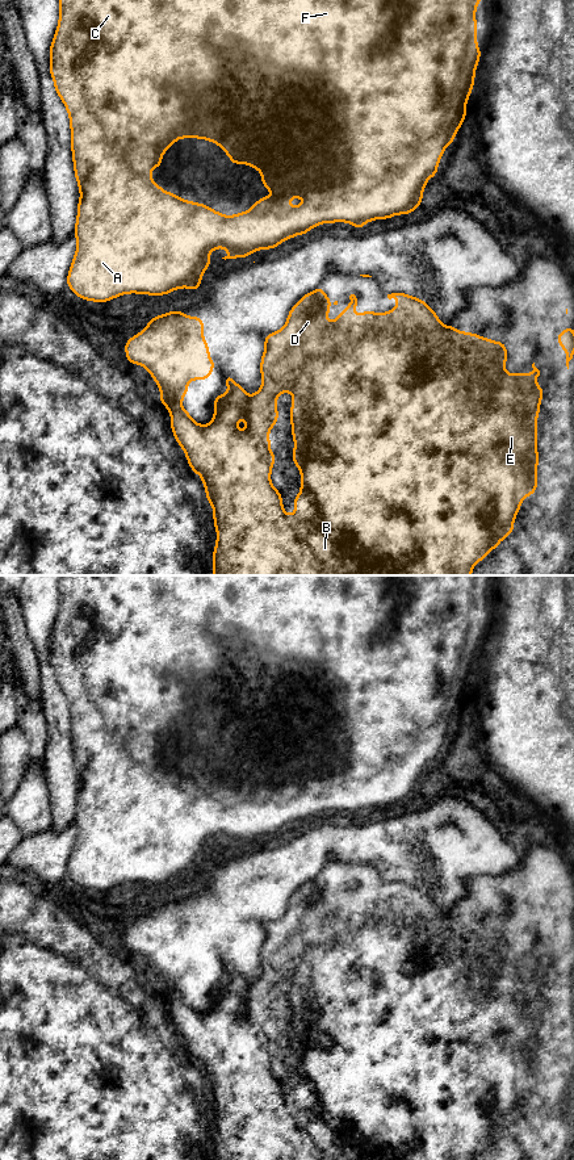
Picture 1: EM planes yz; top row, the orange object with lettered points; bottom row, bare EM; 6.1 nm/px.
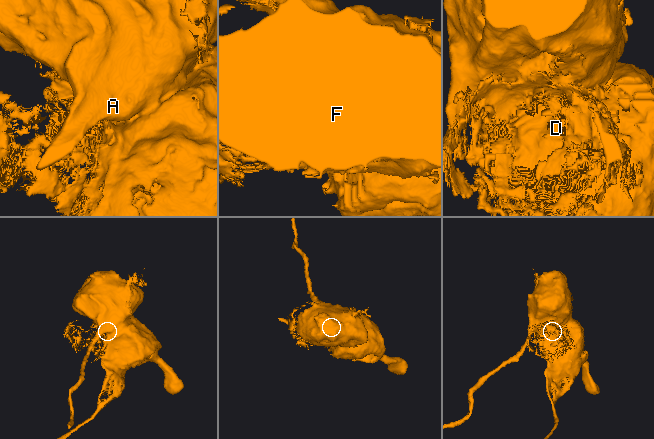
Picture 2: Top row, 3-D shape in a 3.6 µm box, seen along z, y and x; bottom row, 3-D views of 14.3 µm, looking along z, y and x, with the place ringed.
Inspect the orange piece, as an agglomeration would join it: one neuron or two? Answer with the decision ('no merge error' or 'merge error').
merge error

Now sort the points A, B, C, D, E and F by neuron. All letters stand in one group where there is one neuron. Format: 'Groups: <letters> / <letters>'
Groups: A C F / B D E

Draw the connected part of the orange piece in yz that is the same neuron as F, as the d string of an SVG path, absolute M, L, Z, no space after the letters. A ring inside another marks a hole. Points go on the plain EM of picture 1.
M59 575L59 611L50 635L50 663L54 669L55 679L62 687L68 703L71 715L71 738L75 766L80 778L80 790L77 792L77 807L74 824L77 828L77 837L67 863L67 875L75 884L87 889L108 891L118 884L127 881L163 884L179 876L200 879L200 870L206 857L214 851L208 842L219 836L227 837L227 843L222 847L247 846L261 837L269 839L282 832L285 828L299 822L309 822L310 817L324 811L349 811L356 817L373 808L387 808L397 803L411 803L423 787L423 778L430 766L437 763L437 753L445 736L456 729L456 719L462 715L466 705L466 688L469 687L473 674L477 652L481 648L481 638L477 635L477 611L475 596L482 587L481 575ZM179 726L200 726L218 732L219 736L230 745L230 751L250 753L254 758L261 759L261 772L268 779L275 779L275 786L265 784L255 791L248 800L242 800L231 805L221 803L205 792L185 790L171 780L164 780L160 774L151 767L151 755L162 757L162 744ZM290 786L307 787L307 792L301 792L293 797L289 796Z

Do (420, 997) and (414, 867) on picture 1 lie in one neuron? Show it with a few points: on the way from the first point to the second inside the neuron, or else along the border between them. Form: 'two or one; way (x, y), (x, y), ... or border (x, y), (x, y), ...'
two; border (410, 883), (426, 890)

